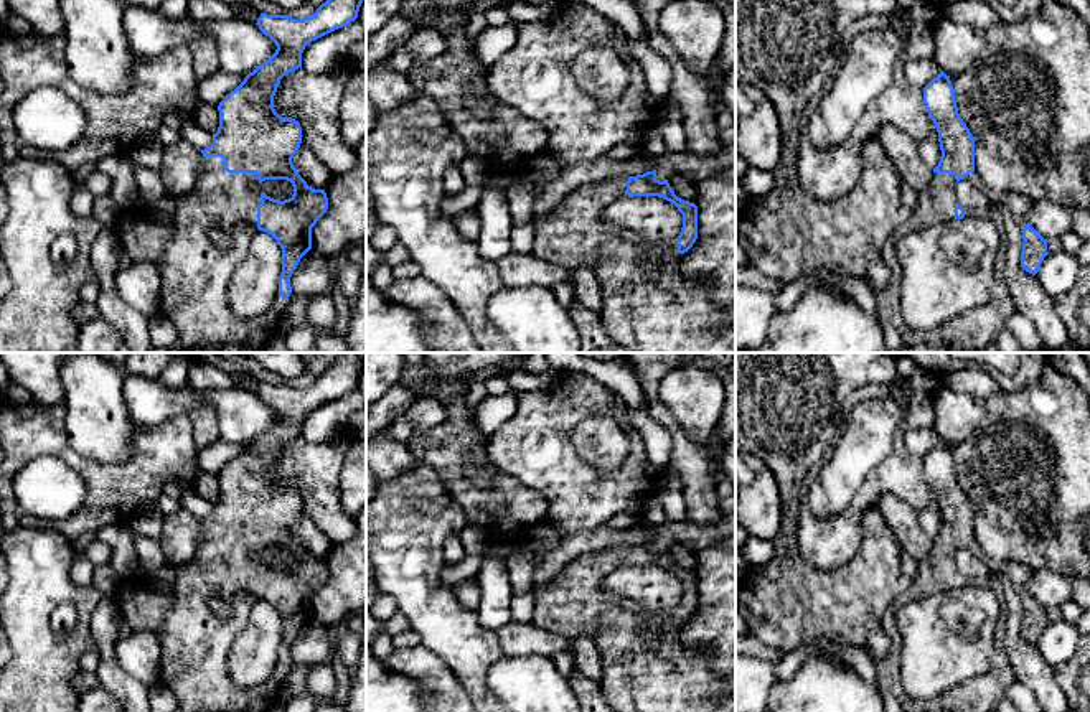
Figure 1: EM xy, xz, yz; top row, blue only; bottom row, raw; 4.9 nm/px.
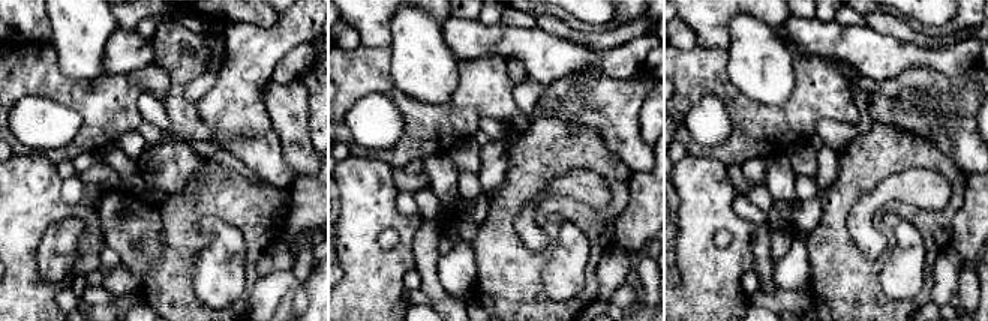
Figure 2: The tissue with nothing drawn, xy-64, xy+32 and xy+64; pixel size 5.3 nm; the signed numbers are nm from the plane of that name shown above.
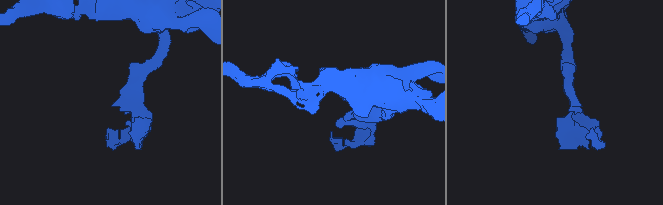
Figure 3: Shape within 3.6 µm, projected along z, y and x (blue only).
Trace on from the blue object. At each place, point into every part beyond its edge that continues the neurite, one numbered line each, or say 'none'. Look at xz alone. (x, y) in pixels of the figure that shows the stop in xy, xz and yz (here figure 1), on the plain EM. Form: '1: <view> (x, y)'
1: xz (569, 605)

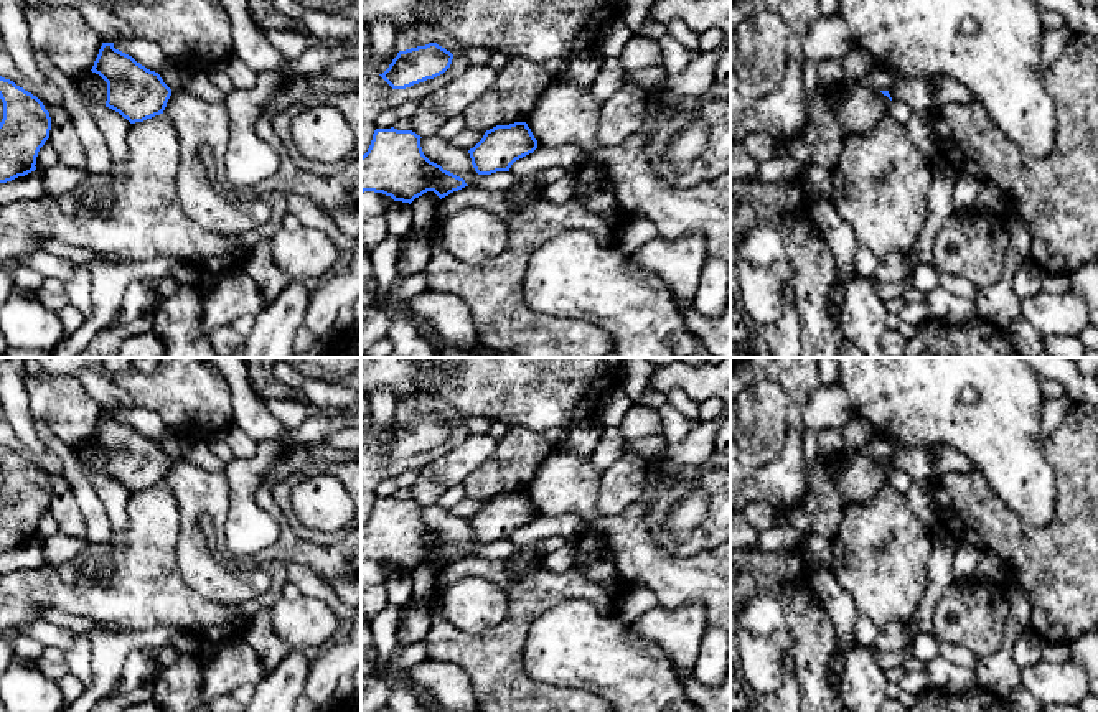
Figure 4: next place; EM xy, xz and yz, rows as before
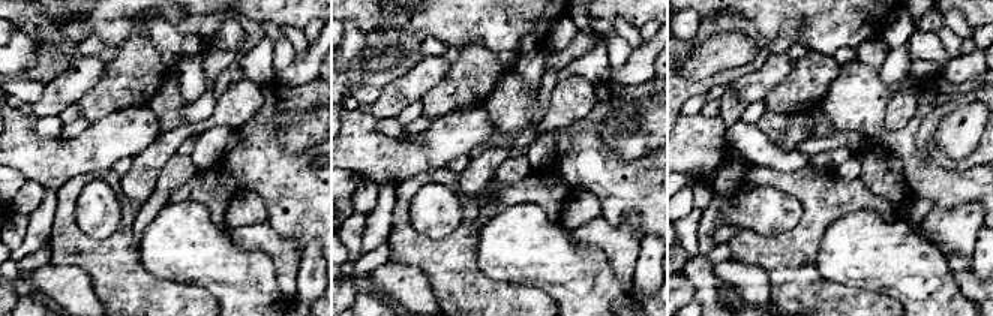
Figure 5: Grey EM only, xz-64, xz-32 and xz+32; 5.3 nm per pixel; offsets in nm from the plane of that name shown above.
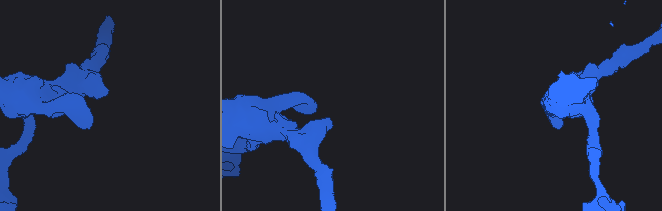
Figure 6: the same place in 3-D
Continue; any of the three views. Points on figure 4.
none

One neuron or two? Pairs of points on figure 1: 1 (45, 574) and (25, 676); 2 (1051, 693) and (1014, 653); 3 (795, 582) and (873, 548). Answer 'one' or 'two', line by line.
1: one
2: one
3: one

